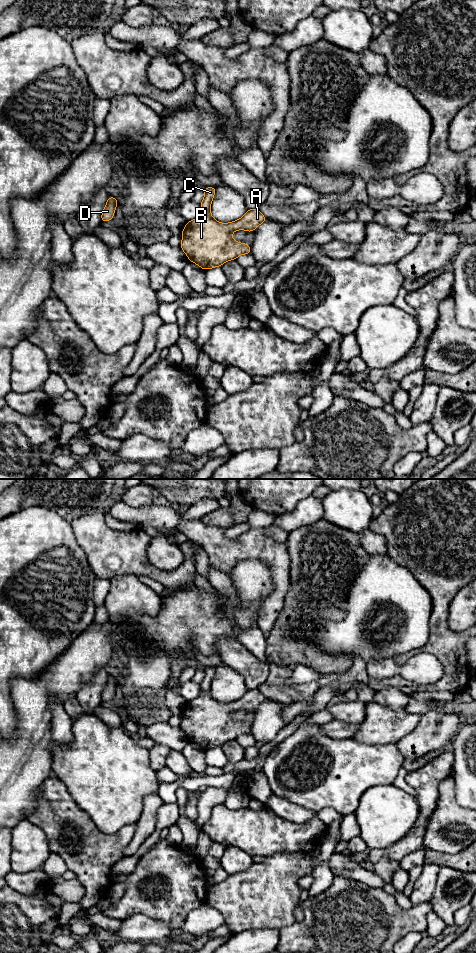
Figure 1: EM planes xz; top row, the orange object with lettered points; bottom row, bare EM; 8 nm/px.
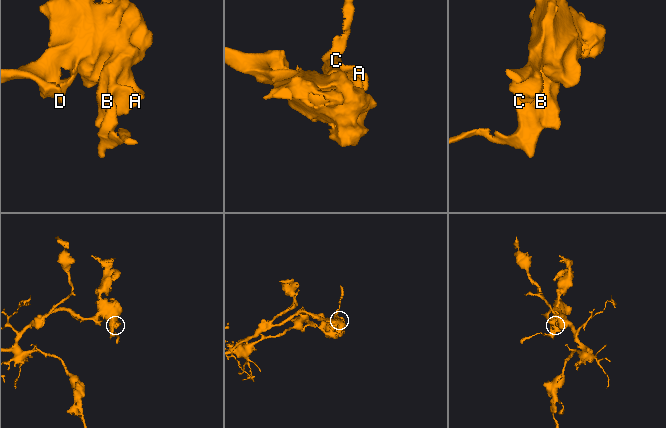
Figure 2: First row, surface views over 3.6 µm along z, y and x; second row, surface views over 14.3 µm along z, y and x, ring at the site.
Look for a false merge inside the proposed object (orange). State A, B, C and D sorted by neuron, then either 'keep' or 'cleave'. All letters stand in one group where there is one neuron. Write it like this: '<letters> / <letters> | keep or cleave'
A B C D | keep

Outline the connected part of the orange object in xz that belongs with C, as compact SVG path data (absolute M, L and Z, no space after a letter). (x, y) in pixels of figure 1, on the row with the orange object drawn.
M215 187L204 189L199 216L186 223L181 236L180 248L188 260L207 270L222 267L224 262L240 255L251 254L250 245L235 241L231 234L238 230L253 232L267 218L259 209L249 209L245 215L229 223L220 223L211 216L211 203Z

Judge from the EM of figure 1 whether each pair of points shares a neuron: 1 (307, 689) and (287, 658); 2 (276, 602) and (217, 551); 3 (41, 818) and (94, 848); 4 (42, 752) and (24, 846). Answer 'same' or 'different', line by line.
1: different
2: same
3: same
4: different

